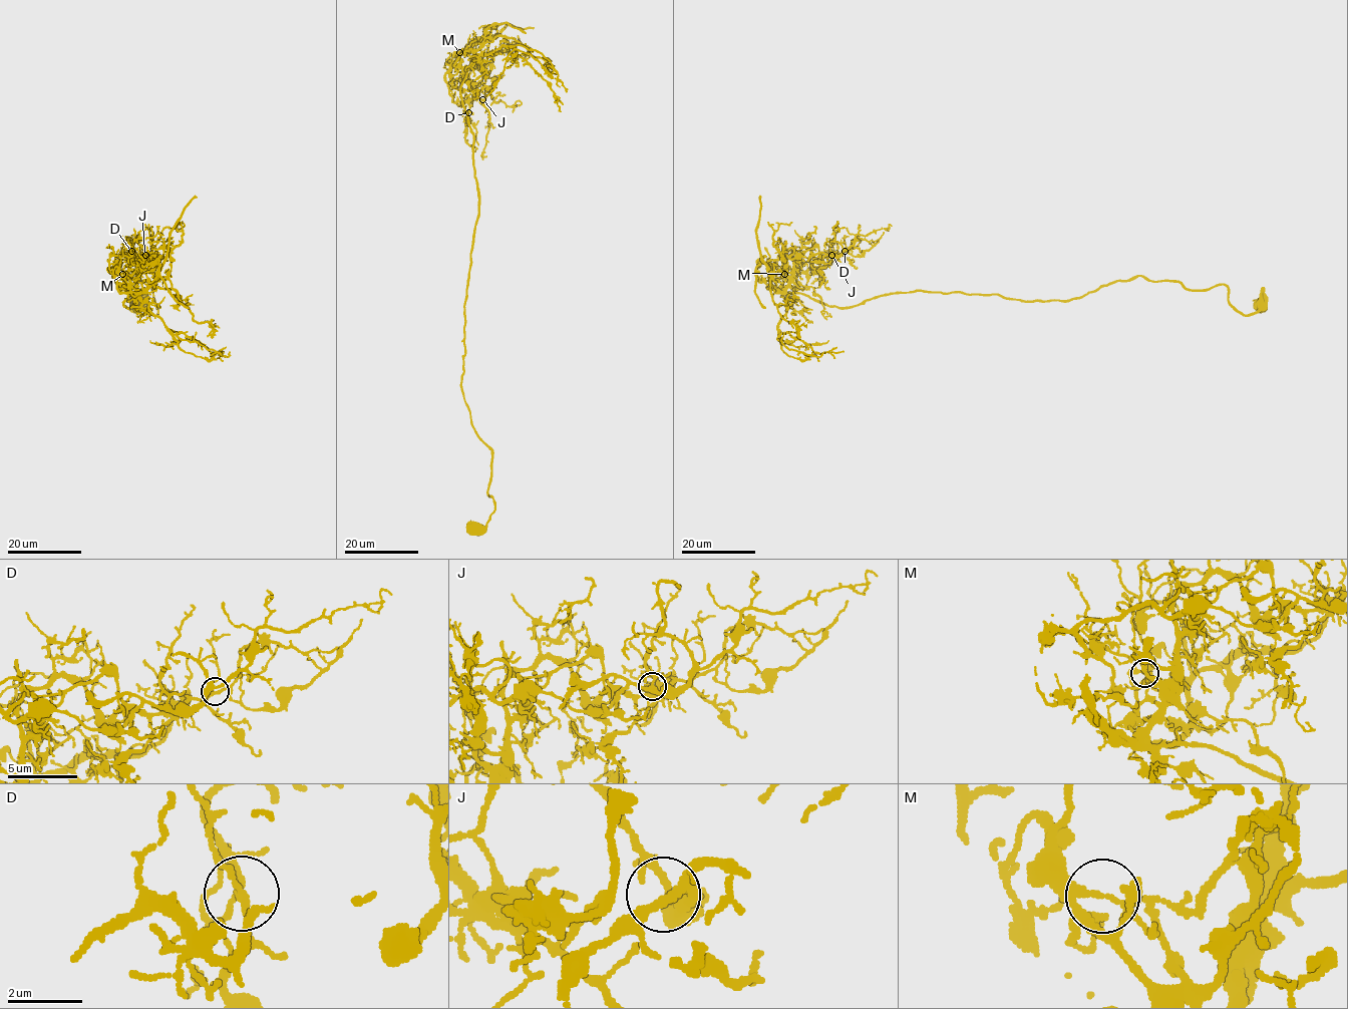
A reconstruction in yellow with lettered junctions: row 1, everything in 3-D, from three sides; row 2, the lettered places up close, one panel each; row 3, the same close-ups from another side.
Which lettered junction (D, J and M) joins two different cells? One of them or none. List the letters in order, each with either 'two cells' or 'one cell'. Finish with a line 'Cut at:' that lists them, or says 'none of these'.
D: one cell
J: one cell
M: two cells
Cut at: M

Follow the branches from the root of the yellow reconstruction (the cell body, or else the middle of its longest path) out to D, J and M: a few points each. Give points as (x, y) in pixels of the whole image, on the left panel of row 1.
D: (141, 306), (158, 313), (154, 284), (131, 276), (126, 300), (141, 293), (123, 304), (145, 249), (131, 251)
J: (141, 306), (158, 313), (154, 284), (124, 282), (127, 301), (141, 292), (129, 308), (145, 255)
M: (141, 306), (158, 313), (154, 284), (125, 280), (127, 301), (141, 292), (127, 308), (136, 294), (123, 274)

